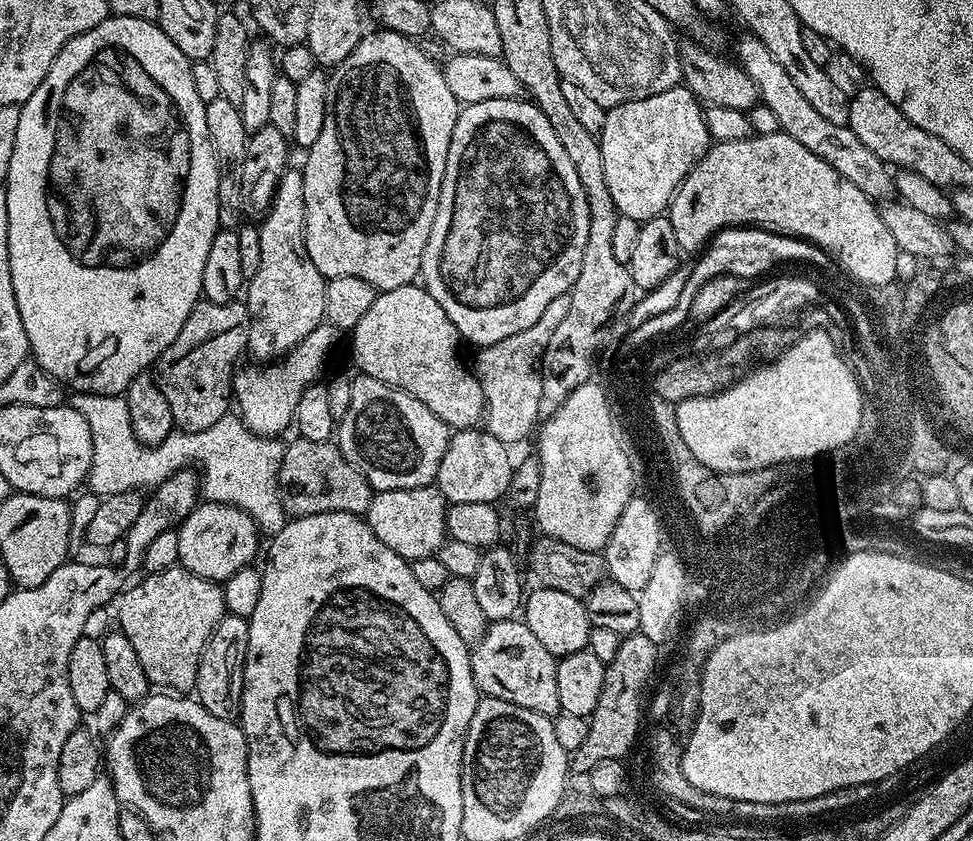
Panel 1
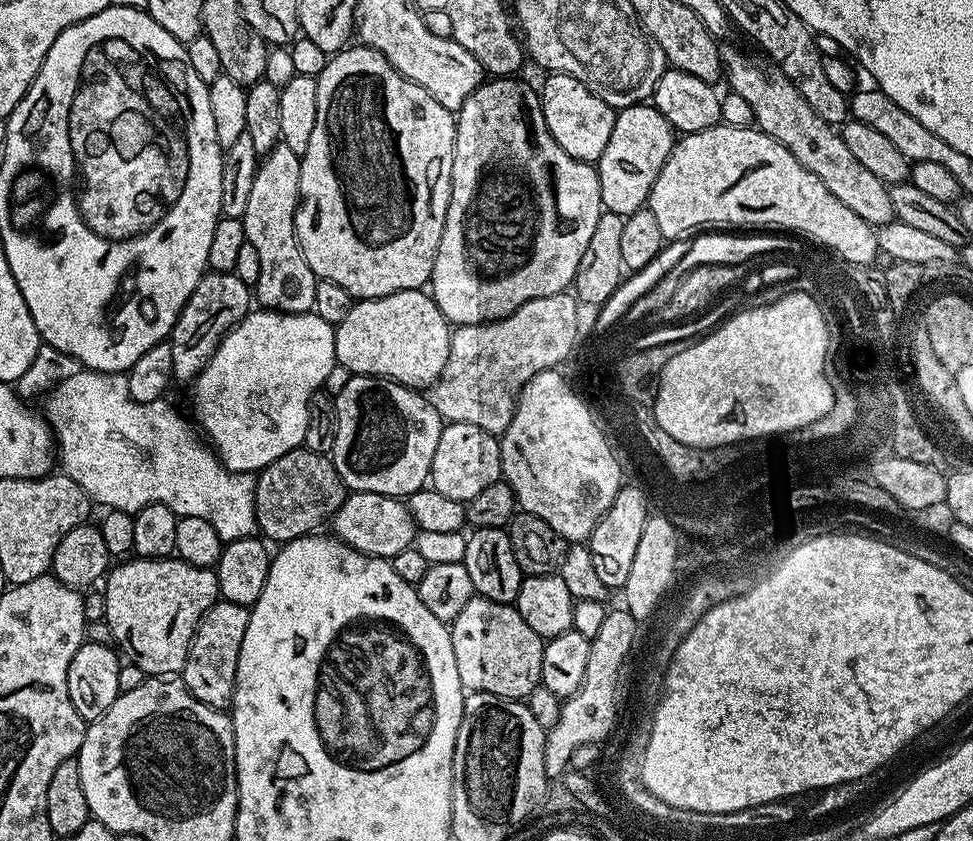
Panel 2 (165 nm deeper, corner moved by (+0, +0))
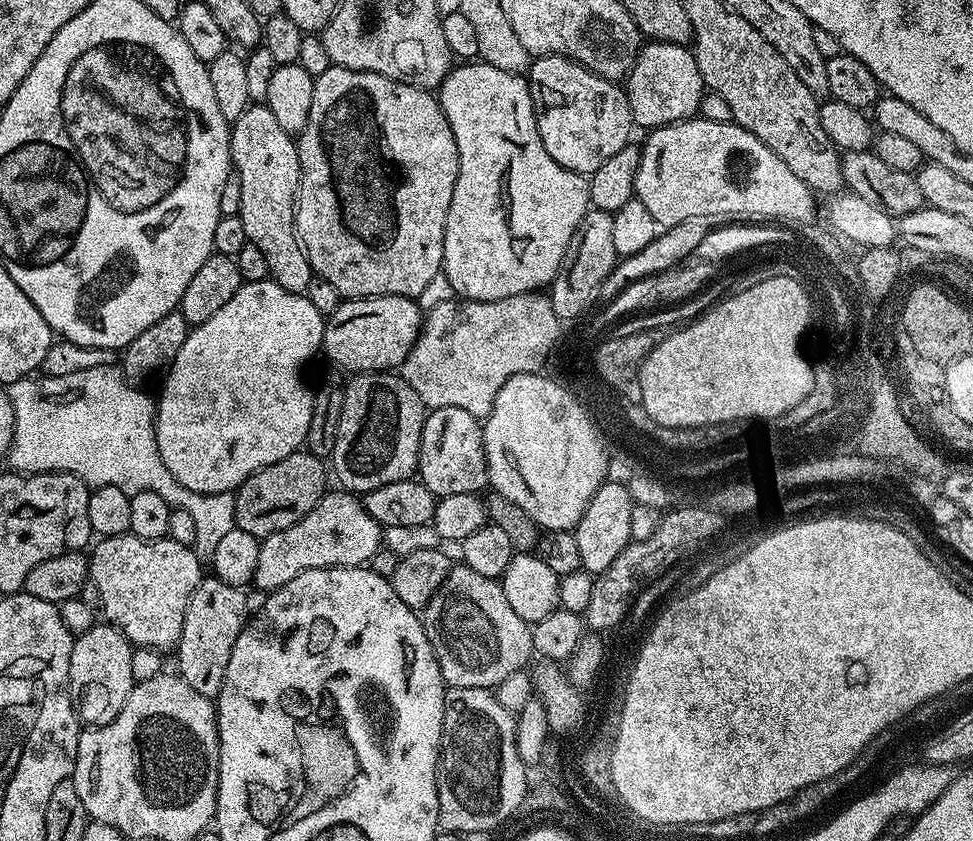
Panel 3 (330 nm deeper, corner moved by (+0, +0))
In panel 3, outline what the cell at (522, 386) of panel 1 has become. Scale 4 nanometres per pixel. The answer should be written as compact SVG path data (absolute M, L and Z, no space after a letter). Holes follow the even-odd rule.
M539 291L514 294L501 300L466 300L455 298L439 302L426 312L420 326L420 336L402 365L402 379L418 394L425 409L458 406L466 414L486 418L494 406L498 390L510 378L527 372L539 373L549 363L562 322L554 314L554 306L547 295Z

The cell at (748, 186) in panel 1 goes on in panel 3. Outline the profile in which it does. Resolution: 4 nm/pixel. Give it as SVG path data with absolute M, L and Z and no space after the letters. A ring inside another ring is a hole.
M693 118L651 129L645 136L648 137L640 148L634 196L646 206L646 210L650 210L661 229L678 226L678 222L686 222L686 218L703 216L757 216L755 219L760 222L793 220L791 223L796 226L811 225L817 219L817 197L812 189L769 146L736 123Z

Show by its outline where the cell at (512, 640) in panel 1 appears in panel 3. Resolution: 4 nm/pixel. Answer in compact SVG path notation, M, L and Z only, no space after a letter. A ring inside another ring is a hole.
M462 562L448 571L446 582L430 598L430 602L422 609L422 619L426 638L432 643L440 673L448 688L487 688L495 689L510 674L525 671L529 666L528 659L533 659L532 629L518 614L510 602L506 602L506 594L502 590L500 580L491 580L470 570Z

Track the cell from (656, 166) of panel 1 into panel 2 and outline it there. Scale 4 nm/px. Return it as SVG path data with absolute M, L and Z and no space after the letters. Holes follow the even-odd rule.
M651 103L632 104L616 113L614 130L606 150L598 161L600 173L600 203L607 211L619 216L634 214L648 203L648 195L672 152L674 129Z

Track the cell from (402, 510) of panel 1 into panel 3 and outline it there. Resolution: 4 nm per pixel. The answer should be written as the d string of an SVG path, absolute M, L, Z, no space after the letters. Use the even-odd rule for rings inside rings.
M328 490L309 513L288 529L260 540L260 561L254 584L255 587L261 588L261 593L275 592L276 589L286 586L286 582L298 578L300 572L311 568L359 568L367 565L373 554L380 549L382 546L380 523L365 510L363 499L347 490L335 491Z

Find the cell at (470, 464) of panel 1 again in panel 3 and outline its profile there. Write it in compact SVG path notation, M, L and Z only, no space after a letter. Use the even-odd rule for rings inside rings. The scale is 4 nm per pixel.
M446 406L445 408L431 409L425 415L424 429L422 430L422 442L420 443L420 467L418 469L418 478L426 486L426 490L430 490L438 498L454 494L470 494L483 493L483 488L489 487L488 482L488 463L486 462L486 454L484 453L484 429L481 421L474 414L466 414L466 410L458 410L458 406Z

